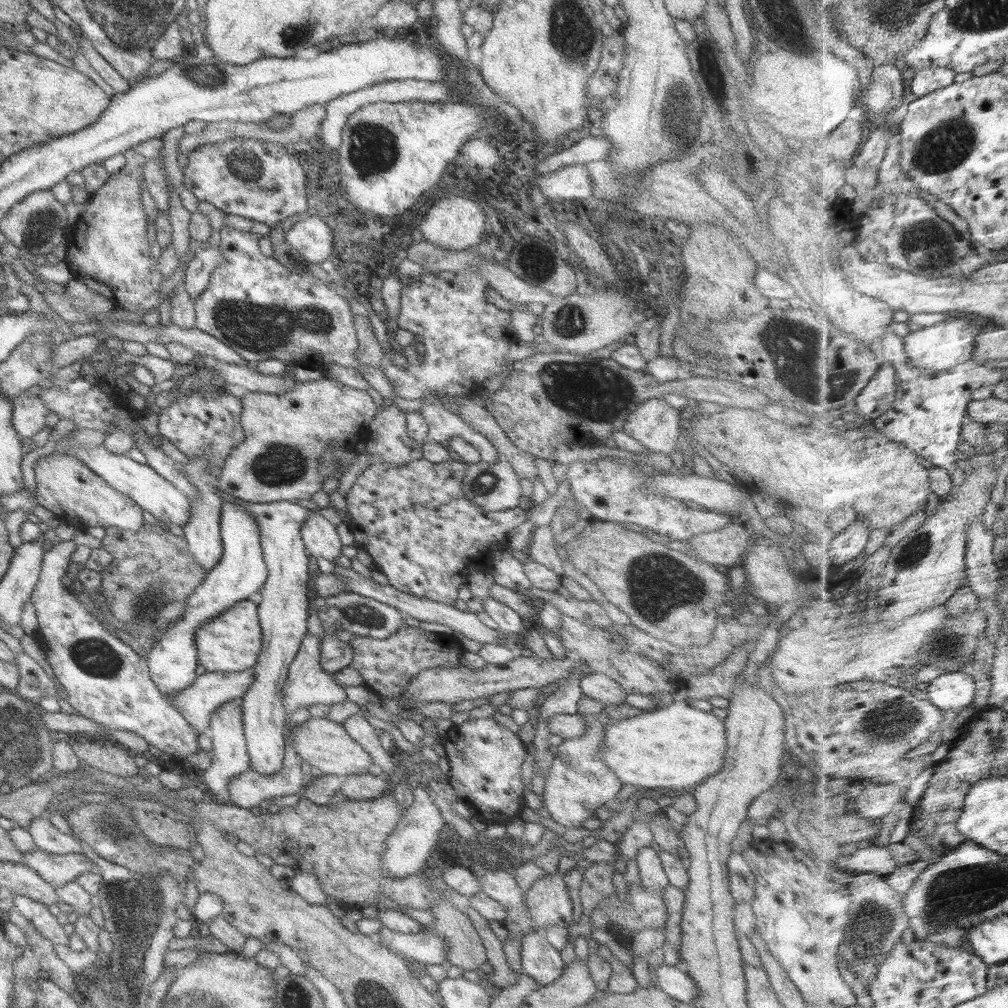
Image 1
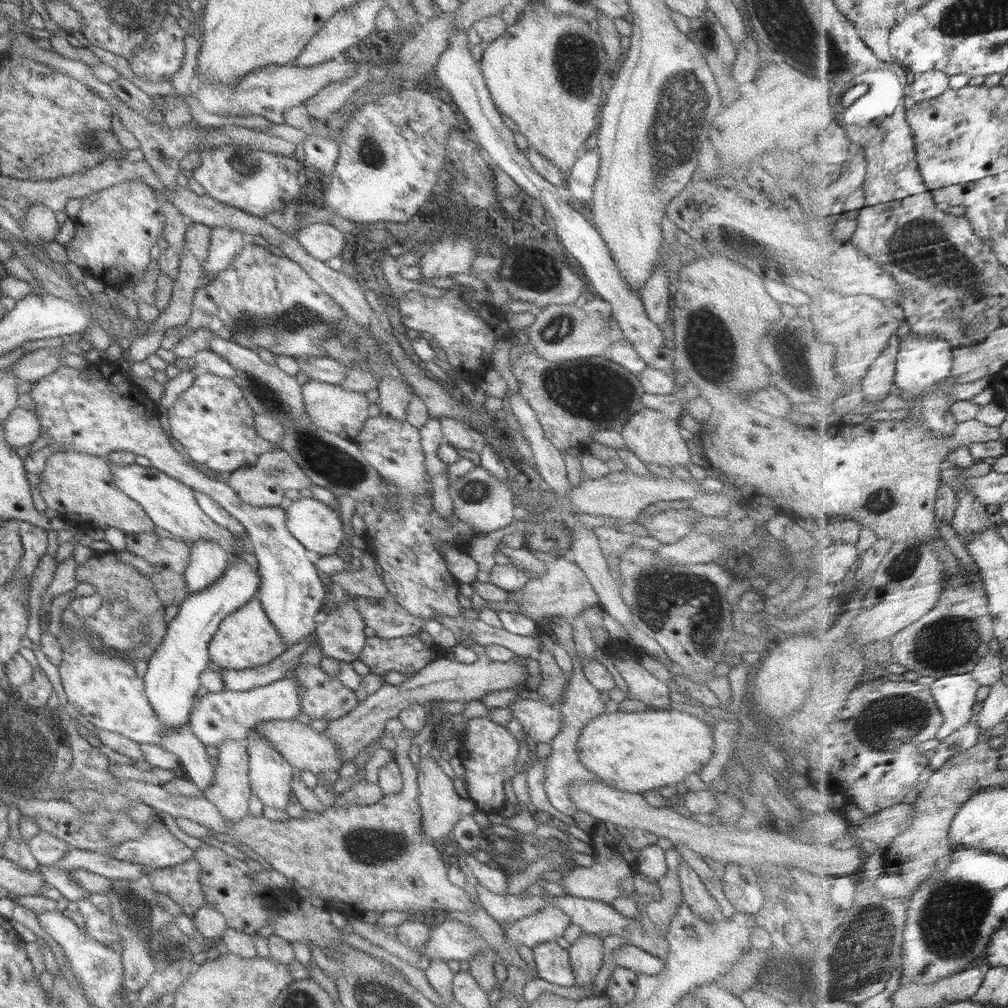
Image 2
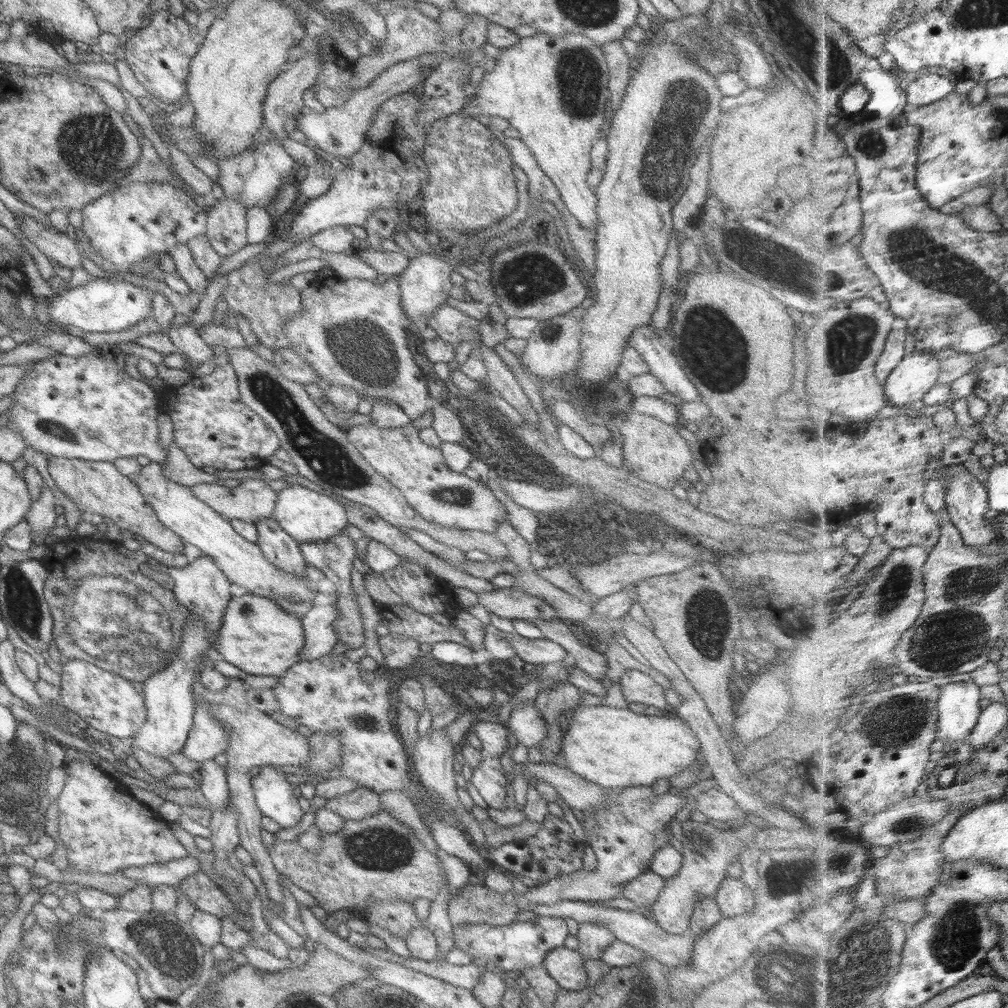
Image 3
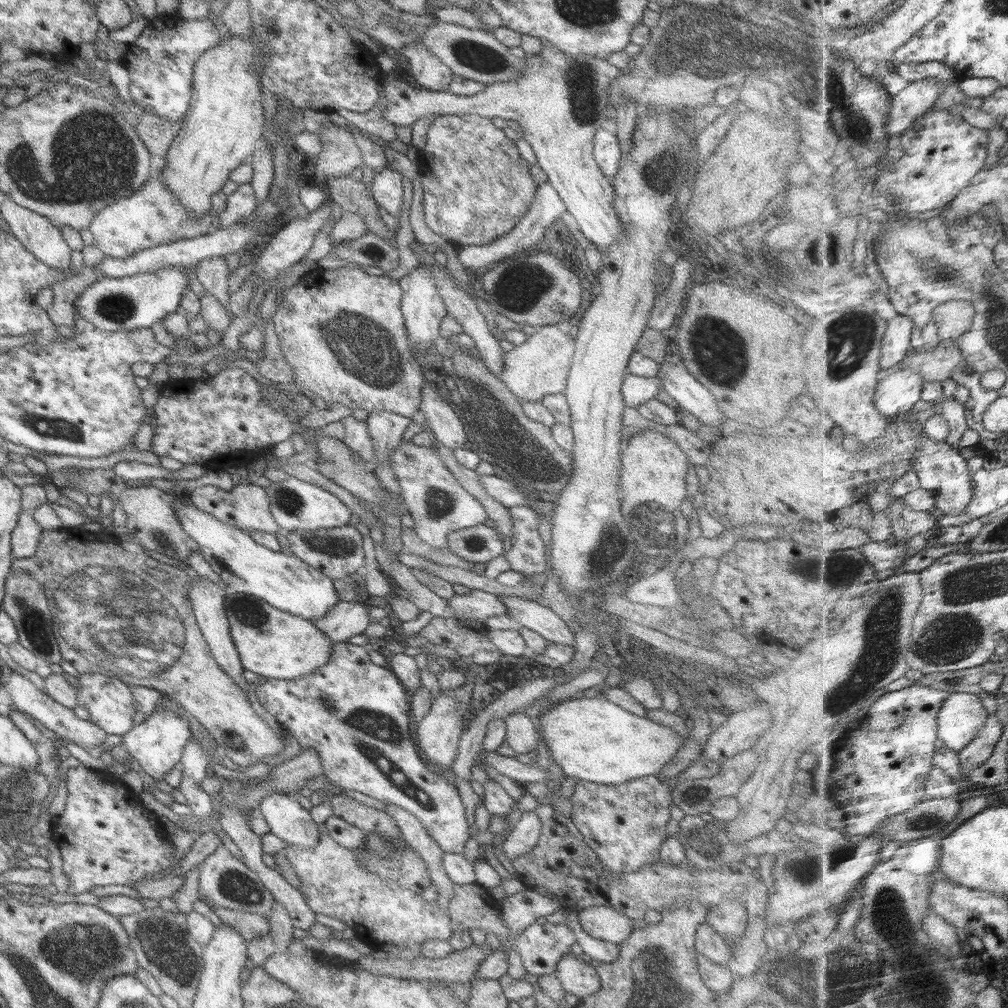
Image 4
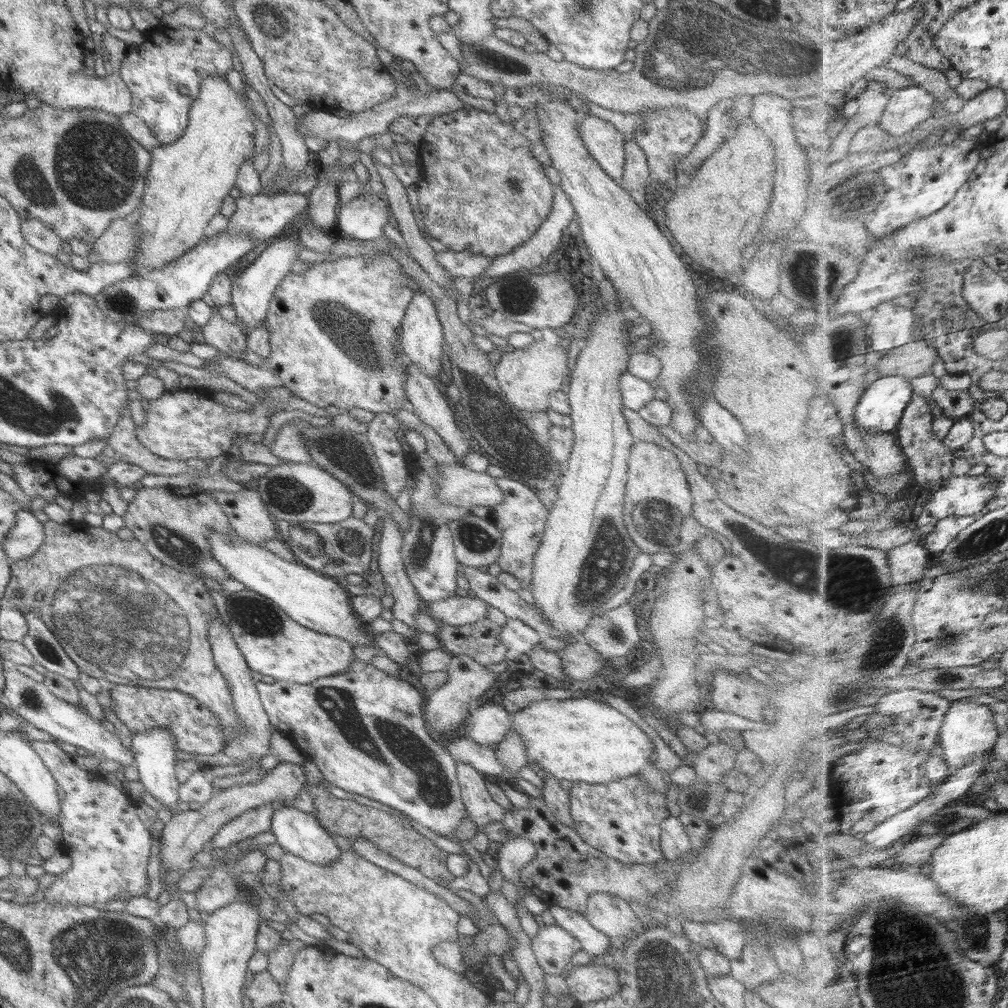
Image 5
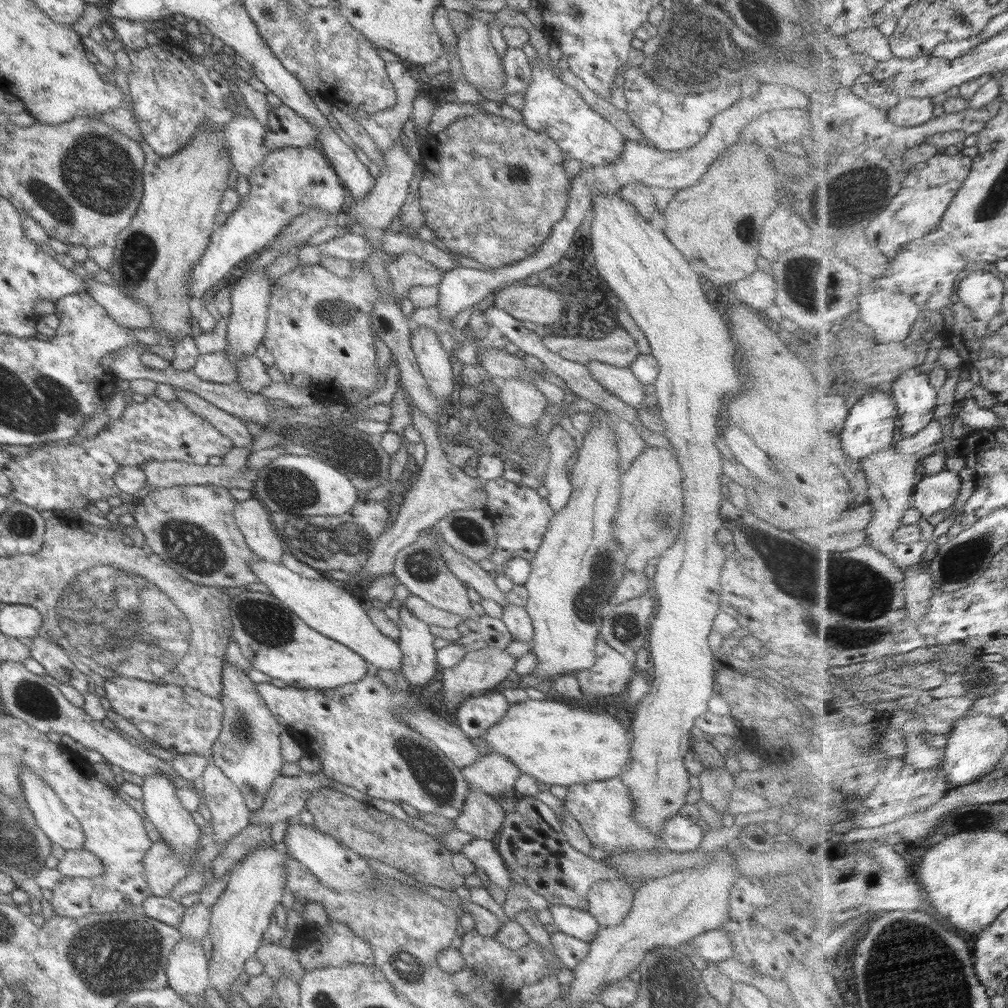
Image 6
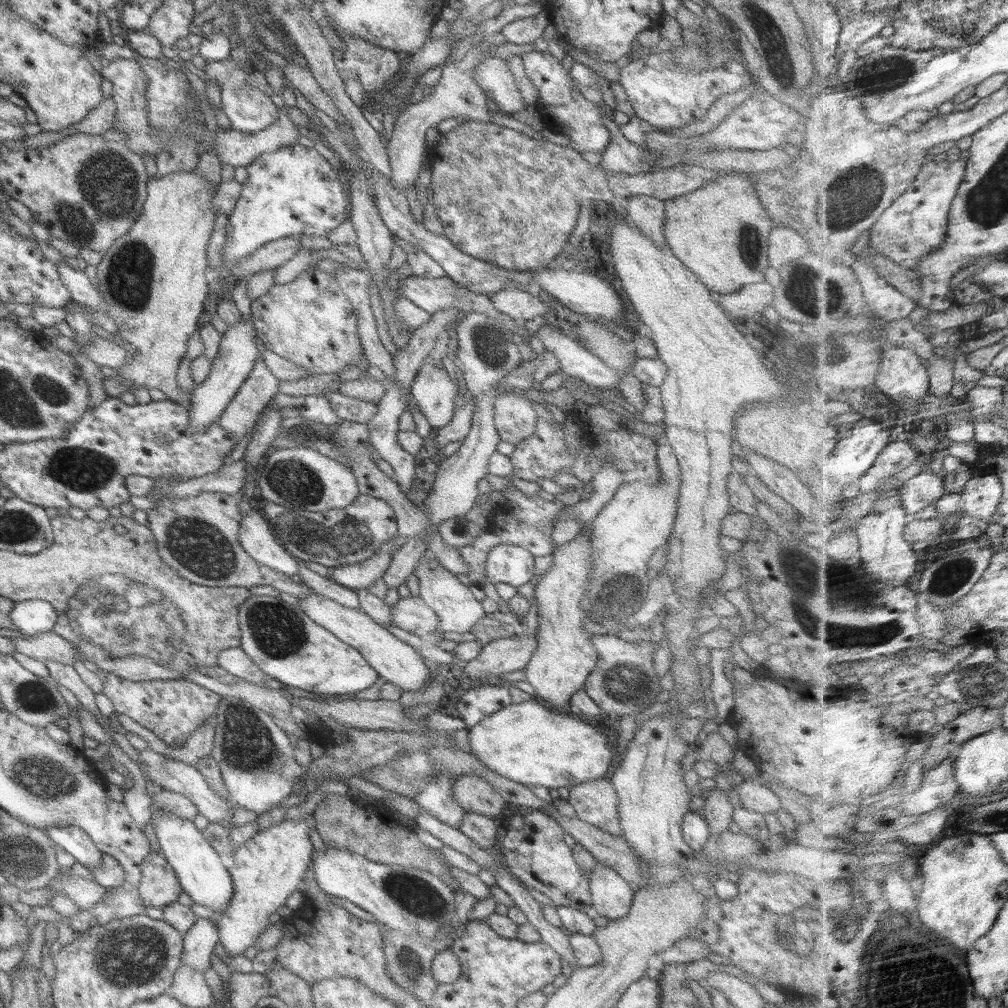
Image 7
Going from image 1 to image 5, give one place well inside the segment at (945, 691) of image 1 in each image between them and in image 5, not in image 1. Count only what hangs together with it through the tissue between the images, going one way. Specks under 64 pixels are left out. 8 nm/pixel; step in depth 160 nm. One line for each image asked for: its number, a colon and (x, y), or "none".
2: (956, 694)
3: (959, 711)
4: (962, 716)
5: (969, 731)

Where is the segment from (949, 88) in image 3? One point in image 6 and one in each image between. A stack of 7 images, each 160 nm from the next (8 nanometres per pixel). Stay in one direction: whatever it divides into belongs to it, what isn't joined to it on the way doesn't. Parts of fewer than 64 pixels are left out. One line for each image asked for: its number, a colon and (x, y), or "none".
4: (915, 100)
5: (908, 107)
6: (911, 112)

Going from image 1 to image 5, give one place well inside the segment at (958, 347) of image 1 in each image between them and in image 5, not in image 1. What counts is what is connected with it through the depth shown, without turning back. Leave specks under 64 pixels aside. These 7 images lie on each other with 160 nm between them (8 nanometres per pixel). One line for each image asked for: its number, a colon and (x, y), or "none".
2: (922, 362)
3: (917, 373)
4: (896, 394)
5: (881, 407)

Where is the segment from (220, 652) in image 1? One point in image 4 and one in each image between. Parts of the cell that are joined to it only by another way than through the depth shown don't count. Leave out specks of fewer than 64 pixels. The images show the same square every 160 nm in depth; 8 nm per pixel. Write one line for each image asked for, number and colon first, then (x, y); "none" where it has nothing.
2: (244, 639)
3: (256, 635)
4: (274, 645)

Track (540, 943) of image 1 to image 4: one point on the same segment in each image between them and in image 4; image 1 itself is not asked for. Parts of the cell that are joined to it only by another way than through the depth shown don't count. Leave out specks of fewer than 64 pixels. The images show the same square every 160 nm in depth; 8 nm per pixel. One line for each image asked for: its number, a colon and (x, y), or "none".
2: (551, 963)
3: (565, 967)
4: (576, 978)

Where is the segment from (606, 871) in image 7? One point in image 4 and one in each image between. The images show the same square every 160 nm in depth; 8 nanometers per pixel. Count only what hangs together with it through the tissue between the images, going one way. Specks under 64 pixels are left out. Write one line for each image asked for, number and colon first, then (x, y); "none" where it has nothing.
4: (603, 922)
5: (610, 915)
6: (608, 901)

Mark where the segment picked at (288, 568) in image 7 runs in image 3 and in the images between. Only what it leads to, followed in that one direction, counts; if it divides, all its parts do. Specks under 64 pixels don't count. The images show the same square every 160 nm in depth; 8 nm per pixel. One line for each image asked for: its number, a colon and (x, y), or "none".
3: (253, 500)
4: (245, 507)
5: (247, 517)
6: (250, 518)

